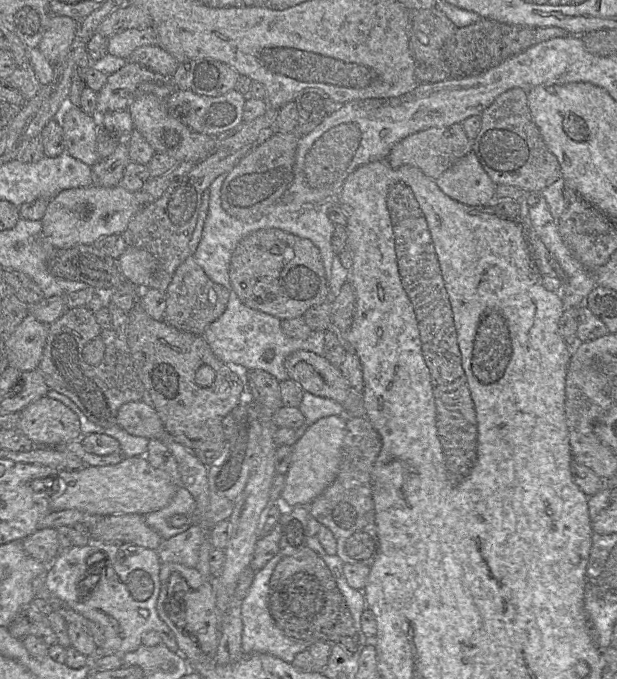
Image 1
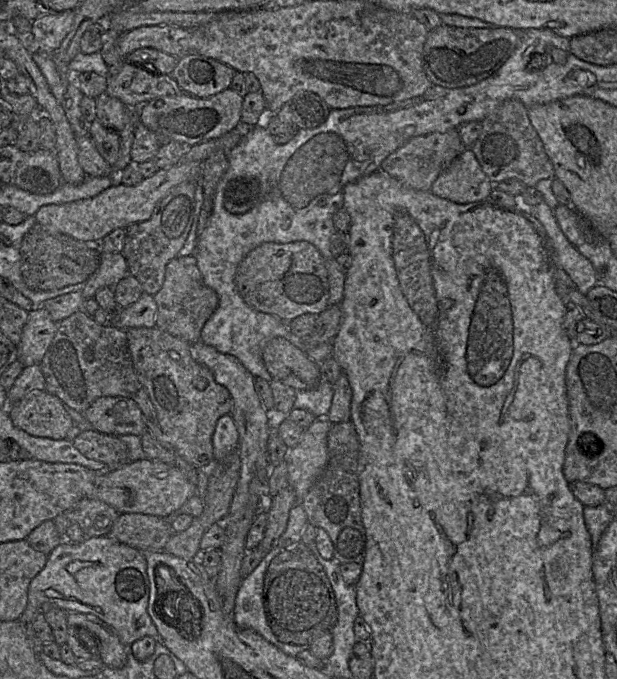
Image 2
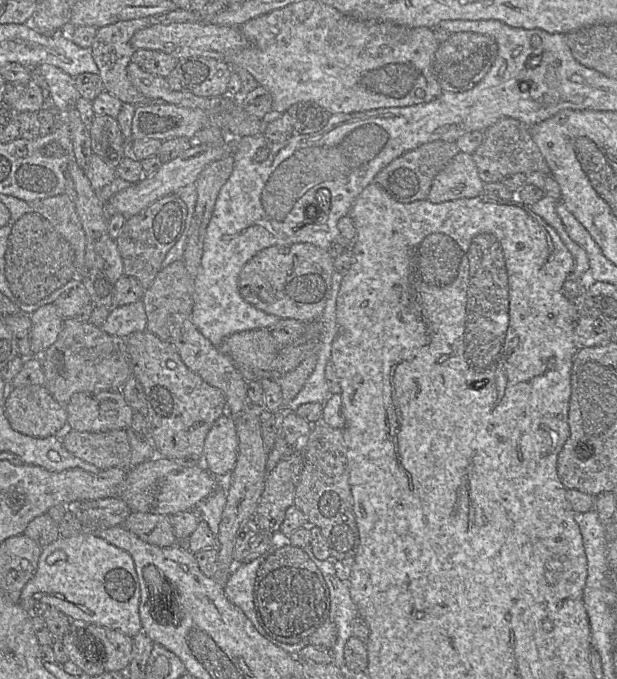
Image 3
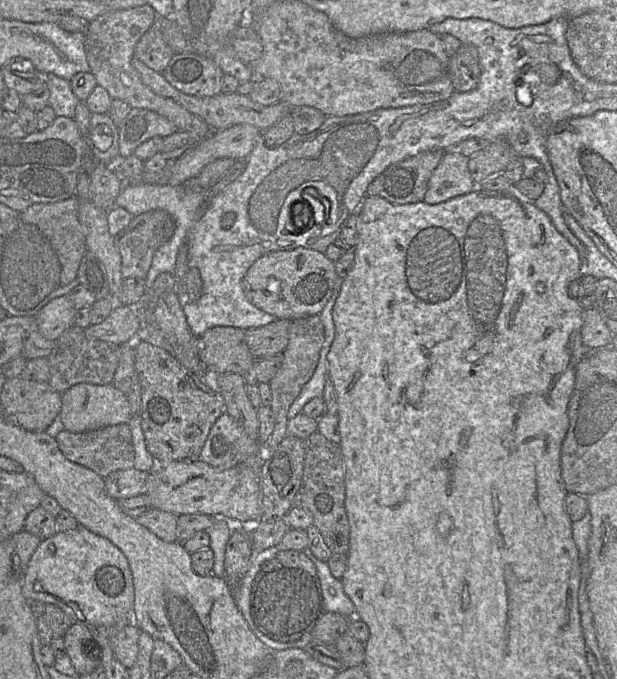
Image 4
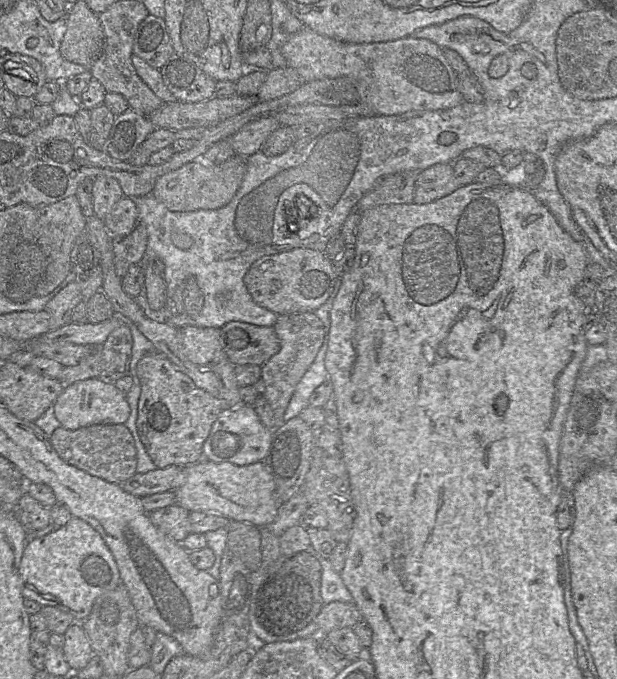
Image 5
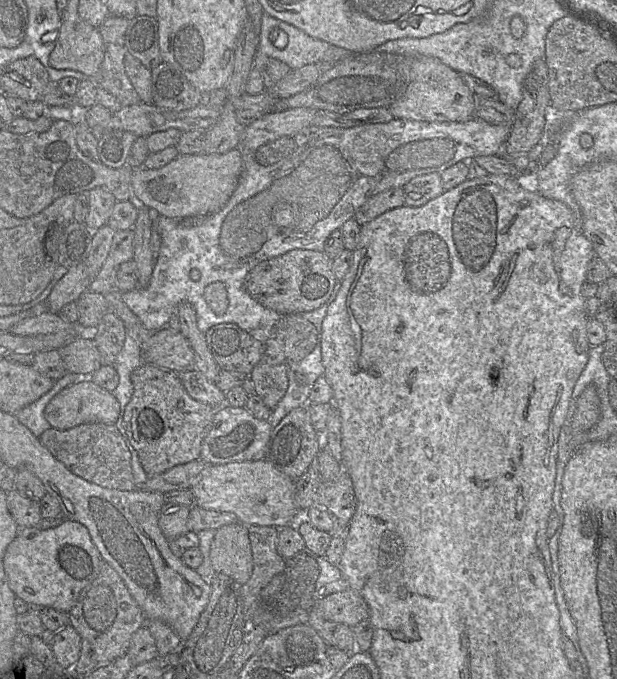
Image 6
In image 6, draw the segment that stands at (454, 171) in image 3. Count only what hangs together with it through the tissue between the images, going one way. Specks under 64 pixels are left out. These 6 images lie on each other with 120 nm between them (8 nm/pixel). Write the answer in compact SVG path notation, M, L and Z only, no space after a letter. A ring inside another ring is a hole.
M429 173L417 176L404 187L405 204L420 207L441 195L445 190L441 182L441 173Z

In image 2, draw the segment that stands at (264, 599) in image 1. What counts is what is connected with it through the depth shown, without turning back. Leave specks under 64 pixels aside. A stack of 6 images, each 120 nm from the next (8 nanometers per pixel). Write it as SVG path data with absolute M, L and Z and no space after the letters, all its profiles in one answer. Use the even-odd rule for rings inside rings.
M278 547L272 549L264 555L252 573L242 578L235 599L233 621L237 627L255 631L285 654L296 657L301 651L309 649L309 645L295 645L280 642L273 634L267 622L263 605L265 572L271 560L280 551L281 549Z

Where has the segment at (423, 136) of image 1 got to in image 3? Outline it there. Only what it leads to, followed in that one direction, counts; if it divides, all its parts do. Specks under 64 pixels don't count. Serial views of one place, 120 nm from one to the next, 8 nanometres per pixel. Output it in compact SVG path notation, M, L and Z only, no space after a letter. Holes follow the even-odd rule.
M433 141L410 150L385 166L374 183L401 203L426 200L436 175L460 152L455 142Z

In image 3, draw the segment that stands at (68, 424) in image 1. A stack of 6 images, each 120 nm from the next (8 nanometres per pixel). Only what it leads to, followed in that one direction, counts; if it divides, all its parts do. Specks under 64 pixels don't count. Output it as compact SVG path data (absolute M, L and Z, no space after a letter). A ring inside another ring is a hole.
M44 385L10 387L3 401L12 428L25 435L45 438L67 422L66 407L57 402Z

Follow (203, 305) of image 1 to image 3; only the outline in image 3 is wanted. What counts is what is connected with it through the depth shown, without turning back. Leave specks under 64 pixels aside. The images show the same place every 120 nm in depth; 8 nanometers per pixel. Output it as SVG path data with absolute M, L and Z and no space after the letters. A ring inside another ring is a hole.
M177 260L162 268L141 299L147 315L146 330L165 341L169 341L168 319L174 314L185 315L191 319L194 305L193 293L194 279L189 276L183 260Z

